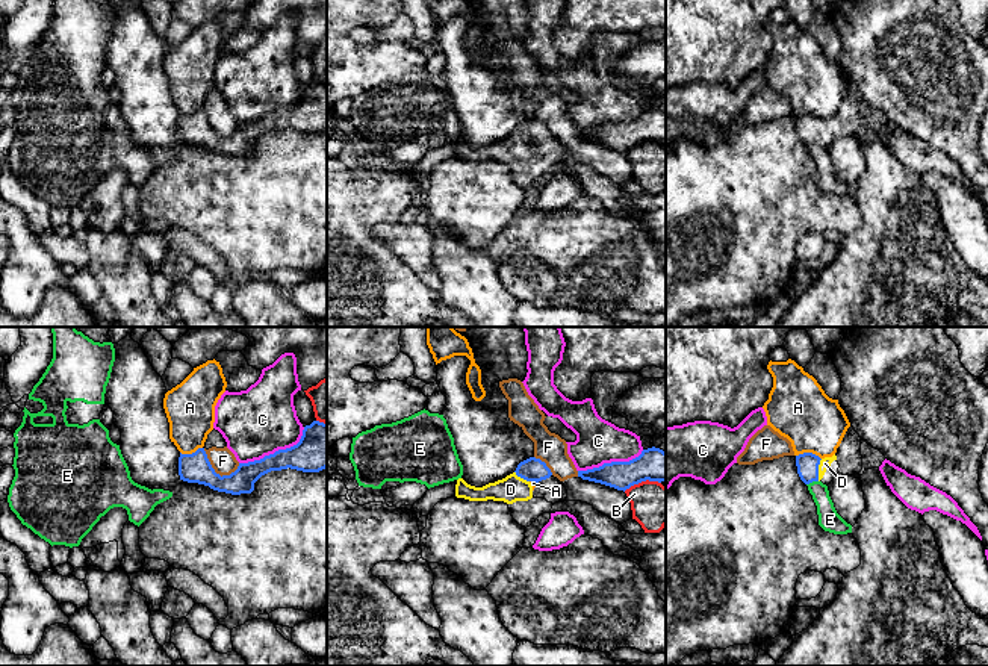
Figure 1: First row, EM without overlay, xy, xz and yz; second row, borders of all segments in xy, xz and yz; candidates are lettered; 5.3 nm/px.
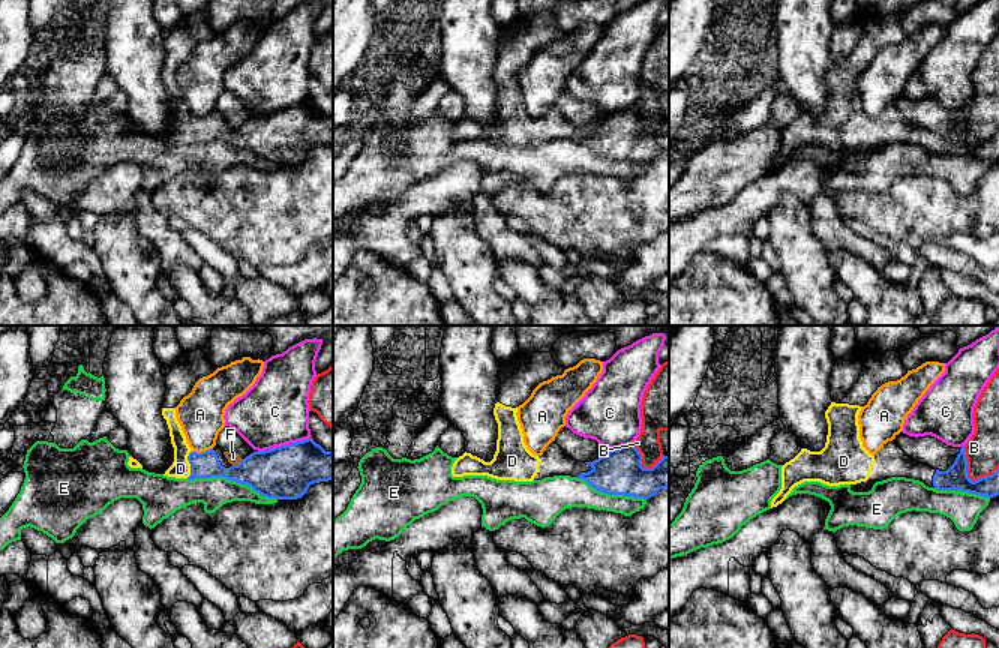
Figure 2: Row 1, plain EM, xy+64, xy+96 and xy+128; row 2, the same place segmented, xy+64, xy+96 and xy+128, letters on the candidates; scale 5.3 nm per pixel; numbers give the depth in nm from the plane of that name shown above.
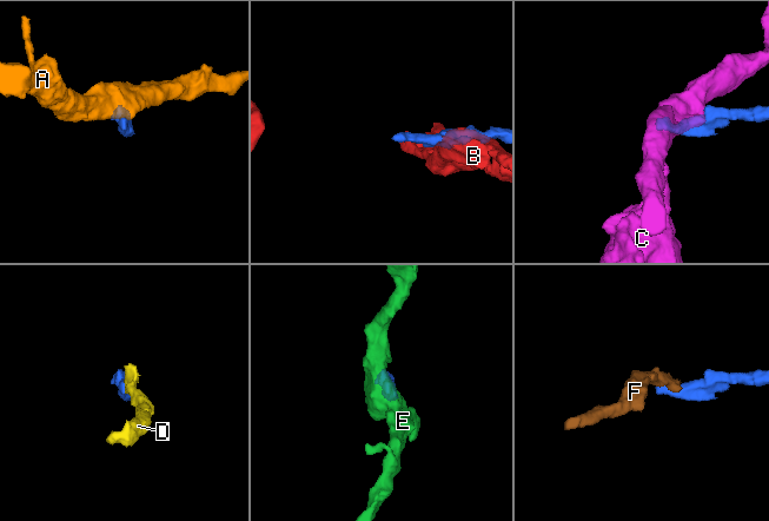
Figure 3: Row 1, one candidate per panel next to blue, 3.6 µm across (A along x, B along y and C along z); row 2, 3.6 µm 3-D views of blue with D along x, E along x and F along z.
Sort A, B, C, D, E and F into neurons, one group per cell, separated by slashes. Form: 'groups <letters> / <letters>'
groups A / B / C / D / E / F

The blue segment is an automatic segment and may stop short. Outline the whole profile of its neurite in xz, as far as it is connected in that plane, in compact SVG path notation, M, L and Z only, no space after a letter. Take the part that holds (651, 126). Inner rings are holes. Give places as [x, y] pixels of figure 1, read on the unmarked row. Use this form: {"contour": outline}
{"contour": "M652 107L629 123L611 123L599 129L578 132L578 138L623 153L646 141L661 144L666 142L666 114Z"}

